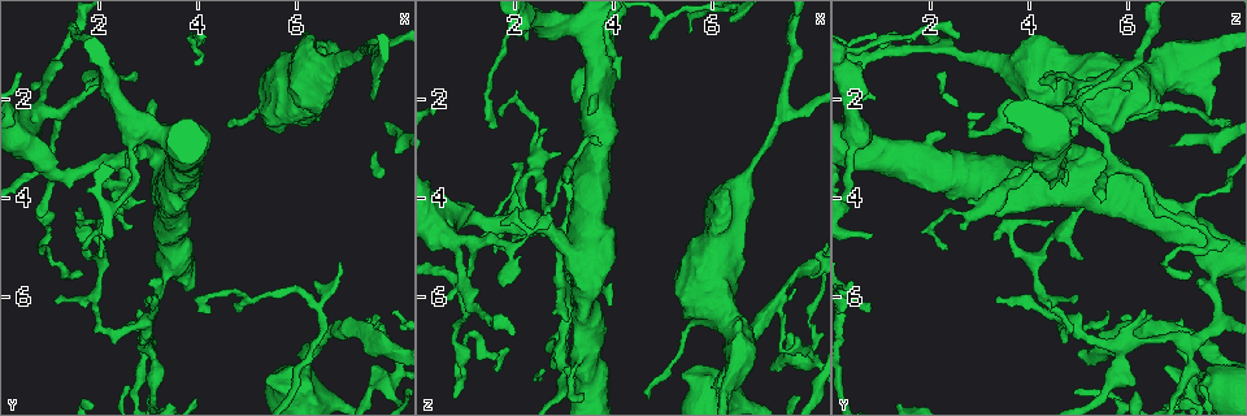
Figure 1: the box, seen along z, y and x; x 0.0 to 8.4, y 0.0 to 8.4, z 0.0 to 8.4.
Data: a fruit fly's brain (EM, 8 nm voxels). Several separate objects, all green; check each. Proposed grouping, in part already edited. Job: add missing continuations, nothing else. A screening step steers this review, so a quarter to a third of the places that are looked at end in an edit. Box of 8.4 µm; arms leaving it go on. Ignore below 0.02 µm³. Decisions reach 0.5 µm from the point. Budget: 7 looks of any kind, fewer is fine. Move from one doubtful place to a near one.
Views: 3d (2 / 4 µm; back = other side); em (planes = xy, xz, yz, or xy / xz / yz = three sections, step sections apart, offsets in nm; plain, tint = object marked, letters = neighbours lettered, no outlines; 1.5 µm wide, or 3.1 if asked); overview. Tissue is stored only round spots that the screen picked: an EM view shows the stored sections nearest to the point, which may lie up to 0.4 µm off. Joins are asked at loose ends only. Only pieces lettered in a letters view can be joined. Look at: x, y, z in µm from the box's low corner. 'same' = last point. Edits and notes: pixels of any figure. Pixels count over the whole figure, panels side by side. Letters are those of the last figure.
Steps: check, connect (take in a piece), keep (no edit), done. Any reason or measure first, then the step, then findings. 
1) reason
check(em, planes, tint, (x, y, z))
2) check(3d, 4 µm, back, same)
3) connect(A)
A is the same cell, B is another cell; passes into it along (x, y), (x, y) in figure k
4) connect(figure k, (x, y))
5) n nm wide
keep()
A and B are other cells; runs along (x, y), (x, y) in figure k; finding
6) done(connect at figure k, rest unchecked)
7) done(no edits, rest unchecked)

tapers out
check(em, planes, letters, (1.70, 1.50, 5.80))

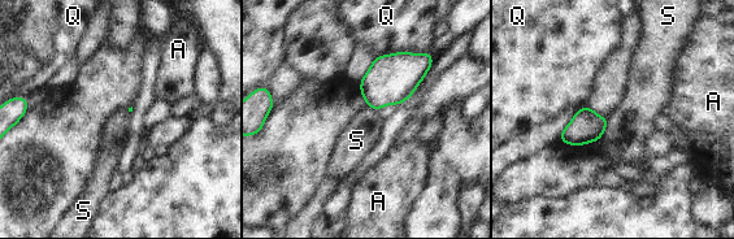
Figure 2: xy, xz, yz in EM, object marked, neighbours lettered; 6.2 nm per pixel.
keep()
A, Q and S are other cells; none of them fits

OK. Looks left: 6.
free end
check(3d, 4 µm, (1.65, 0.75, 2.60))

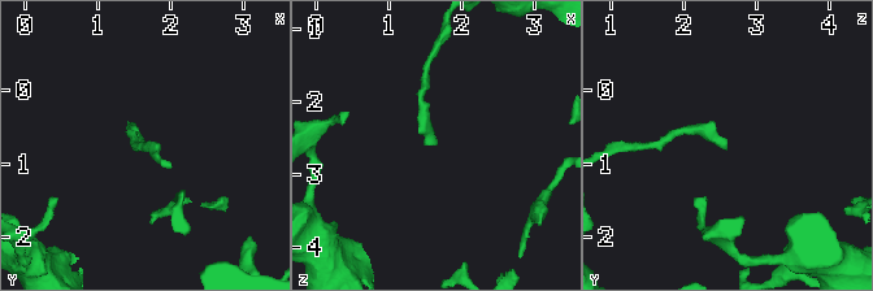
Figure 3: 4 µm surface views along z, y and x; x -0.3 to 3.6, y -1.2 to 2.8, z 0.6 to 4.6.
now the EM
check(em, xz, step 8, letters, (1.65, 0.75, 2.60))

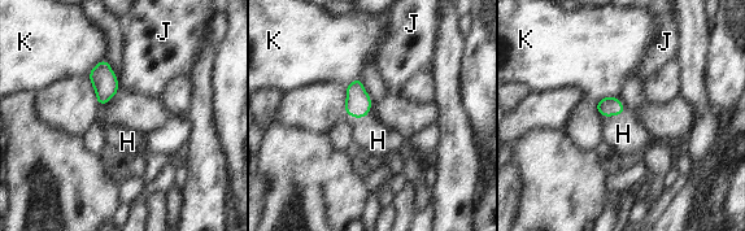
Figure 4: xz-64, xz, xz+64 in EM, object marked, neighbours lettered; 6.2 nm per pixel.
another direction
check(em, planes, letters, same)

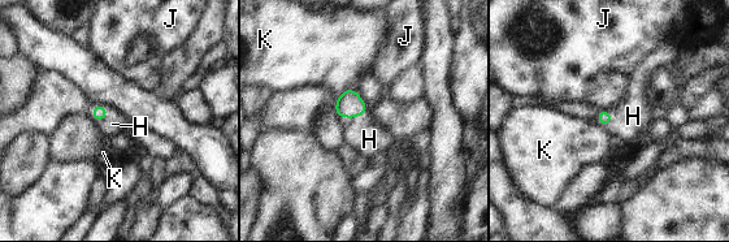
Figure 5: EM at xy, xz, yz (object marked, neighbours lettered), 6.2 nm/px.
80 nm wide
connect(H)
H is the same cell, J and K are other cells; passes into it along (99, 112), (92, 115), (112, 124) in figure 5; the neuron continues

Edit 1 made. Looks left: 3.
done(connect at figure 5, rest unchecked)

